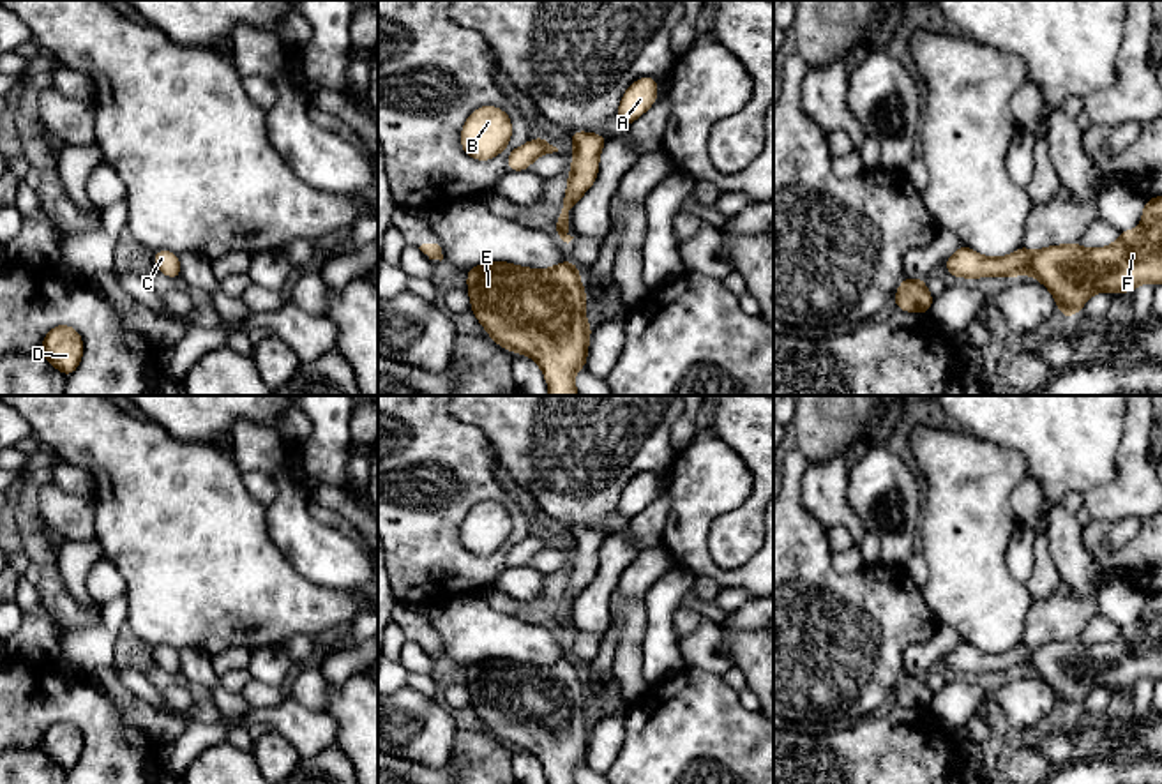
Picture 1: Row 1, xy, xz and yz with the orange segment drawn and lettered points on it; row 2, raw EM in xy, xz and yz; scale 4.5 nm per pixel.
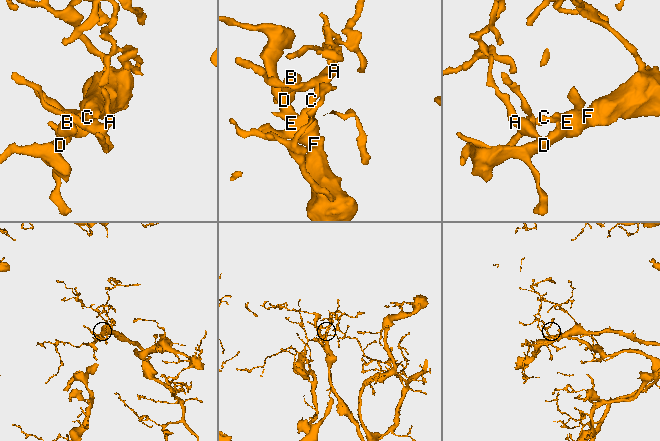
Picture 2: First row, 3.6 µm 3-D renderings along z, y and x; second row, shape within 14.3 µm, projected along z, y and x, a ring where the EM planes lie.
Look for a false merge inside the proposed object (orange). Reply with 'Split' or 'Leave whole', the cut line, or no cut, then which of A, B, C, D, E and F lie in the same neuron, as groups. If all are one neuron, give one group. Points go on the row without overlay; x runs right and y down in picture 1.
Leave whole. No split. Groups: A B C D E F

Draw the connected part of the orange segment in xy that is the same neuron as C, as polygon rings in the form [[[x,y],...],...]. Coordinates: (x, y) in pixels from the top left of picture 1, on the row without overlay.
[[[155,646],[152,652],[157,666],[171,675],[180,675],[180,653],[171,646]]]

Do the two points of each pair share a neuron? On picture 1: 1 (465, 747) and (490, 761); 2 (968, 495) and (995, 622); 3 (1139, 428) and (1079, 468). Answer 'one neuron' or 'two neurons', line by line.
1: one neuron
2: one neuron
3: two neurons

